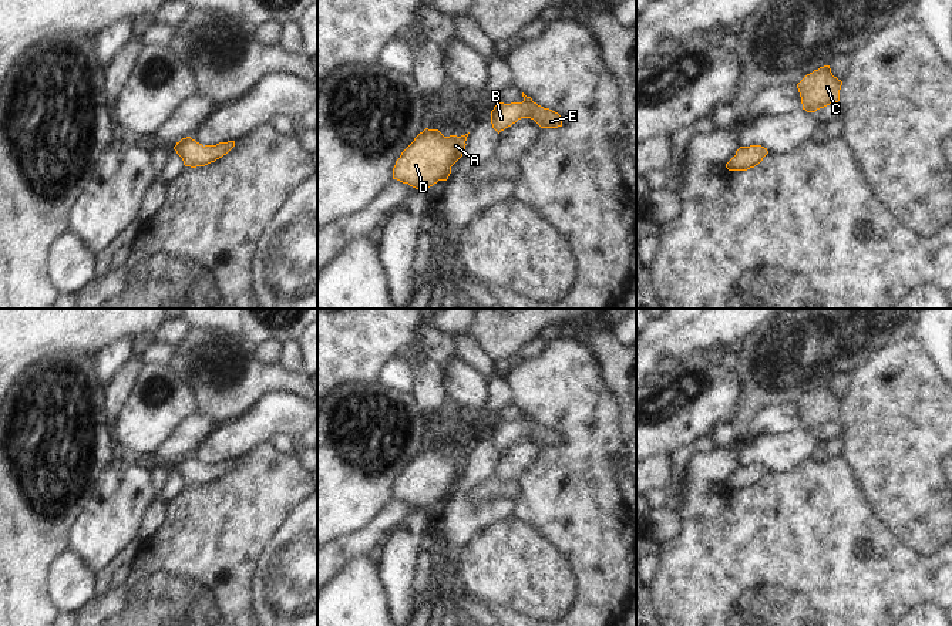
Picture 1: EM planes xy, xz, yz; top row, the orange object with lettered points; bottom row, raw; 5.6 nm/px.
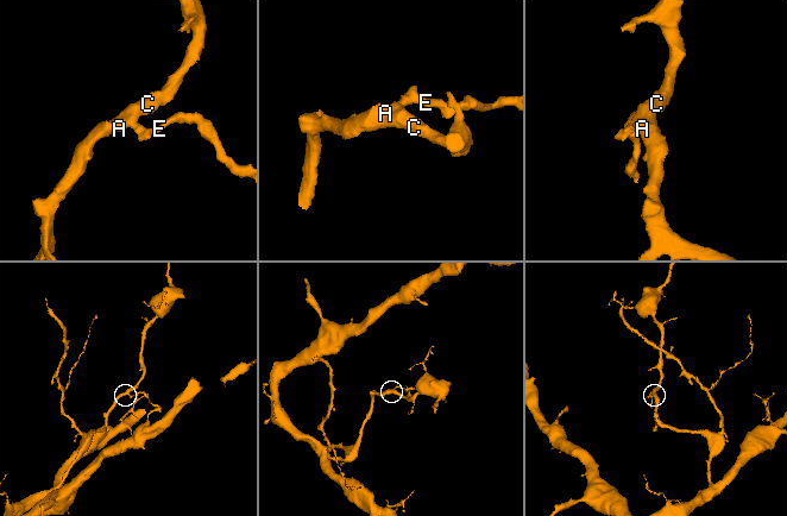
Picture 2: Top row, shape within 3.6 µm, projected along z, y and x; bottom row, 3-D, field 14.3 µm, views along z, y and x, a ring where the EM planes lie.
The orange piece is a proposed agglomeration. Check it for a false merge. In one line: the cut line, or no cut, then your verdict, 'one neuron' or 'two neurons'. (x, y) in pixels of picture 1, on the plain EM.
no cut | one neuron

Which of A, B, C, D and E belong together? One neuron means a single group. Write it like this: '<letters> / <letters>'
A B C D E

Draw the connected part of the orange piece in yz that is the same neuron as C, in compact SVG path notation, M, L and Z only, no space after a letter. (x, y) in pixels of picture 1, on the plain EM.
M830 384L820 386L807 393L798 403L803 428L815 431L840 420L842 400L832 394Z

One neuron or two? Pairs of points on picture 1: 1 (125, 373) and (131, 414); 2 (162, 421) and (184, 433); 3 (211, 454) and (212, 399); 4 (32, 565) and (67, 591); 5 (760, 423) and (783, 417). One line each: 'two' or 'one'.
1: two
2: two
3: two
4: two
5: one

